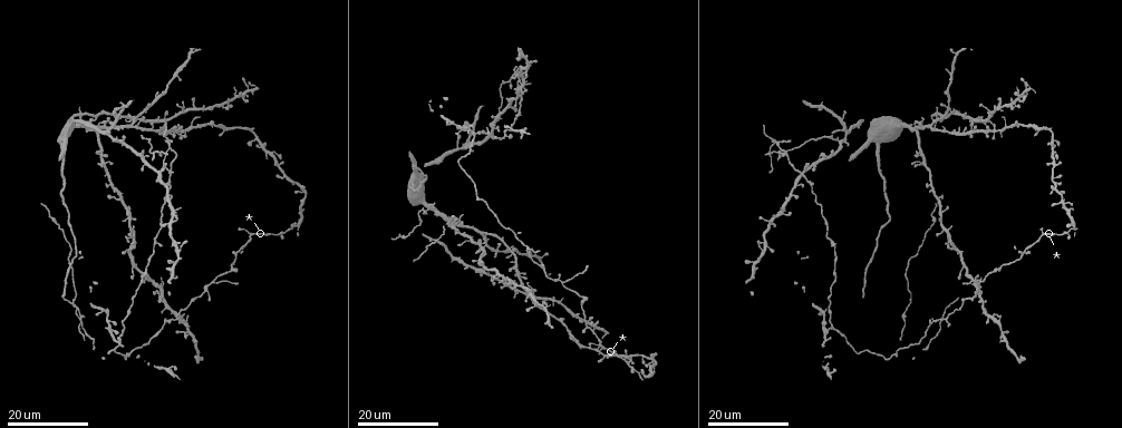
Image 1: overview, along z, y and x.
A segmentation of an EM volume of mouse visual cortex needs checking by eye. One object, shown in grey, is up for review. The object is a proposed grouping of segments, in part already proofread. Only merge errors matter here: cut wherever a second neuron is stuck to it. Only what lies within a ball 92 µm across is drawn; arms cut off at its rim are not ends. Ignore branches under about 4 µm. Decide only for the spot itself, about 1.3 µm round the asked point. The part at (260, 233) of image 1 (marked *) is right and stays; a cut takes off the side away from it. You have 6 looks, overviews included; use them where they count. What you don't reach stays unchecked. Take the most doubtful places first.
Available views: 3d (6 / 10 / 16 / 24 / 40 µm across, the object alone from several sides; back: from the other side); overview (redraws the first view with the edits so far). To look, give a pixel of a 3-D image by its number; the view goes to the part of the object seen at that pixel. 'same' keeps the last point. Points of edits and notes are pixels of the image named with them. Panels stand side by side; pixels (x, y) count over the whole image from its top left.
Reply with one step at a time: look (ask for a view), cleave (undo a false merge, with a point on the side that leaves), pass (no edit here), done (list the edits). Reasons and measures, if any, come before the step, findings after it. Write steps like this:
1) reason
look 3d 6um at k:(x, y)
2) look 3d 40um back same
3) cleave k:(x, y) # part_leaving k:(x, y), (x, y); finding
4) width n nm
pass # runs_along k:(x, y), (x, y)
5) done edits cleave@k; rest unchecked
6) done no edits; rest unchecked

four arms meet
look 3d 16um at 1:(774, 142)

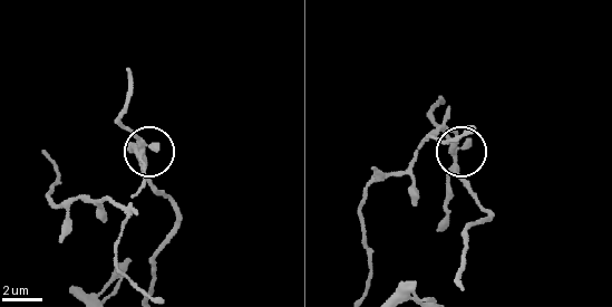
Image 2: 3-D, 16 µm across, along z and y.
zoom in
look 3d 10um at 2:(453, 155)

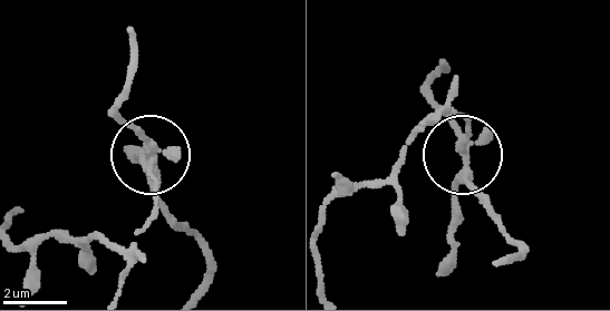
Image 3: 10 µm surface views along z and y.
pass # all the same neuron

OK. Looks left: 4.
a fork
look 3d 24um at 1:(560, 280)

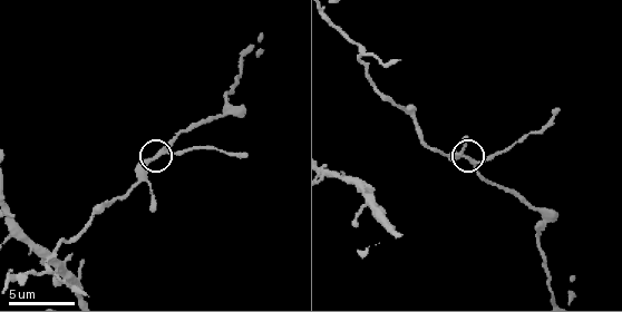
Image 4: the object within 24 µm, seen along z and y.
look 3d 6um at 4:(473, 162)

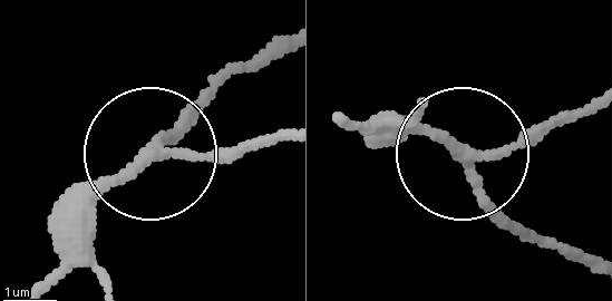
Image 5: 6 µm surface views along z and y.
side_arm 8 um
pass # runs_along 5:(596, 273), (503, 215), (473, 162), (579, 113); continuous, no second neuron

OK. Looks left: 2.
three-way junction
look 3d 24um at 1:(521, 111)

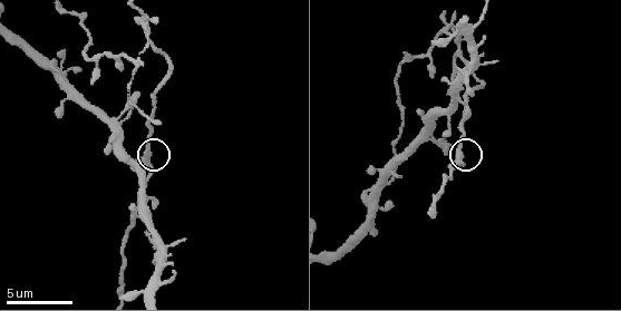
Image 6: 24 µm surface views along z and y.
look 3d 6um at 6:(457, 153)

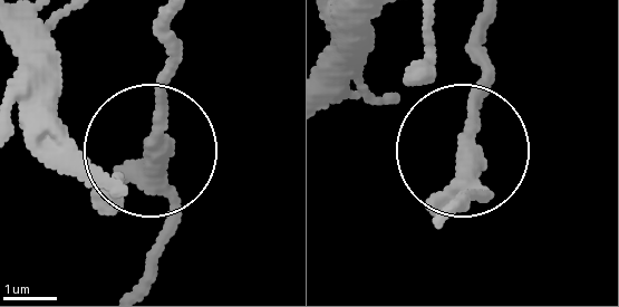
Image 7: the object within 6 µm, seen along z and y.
pass # runs_along 7:(143, 277), (170, 210), (156, 104), (170, 55); one neuron here

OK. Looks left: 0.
done no edits; rest unchecked

